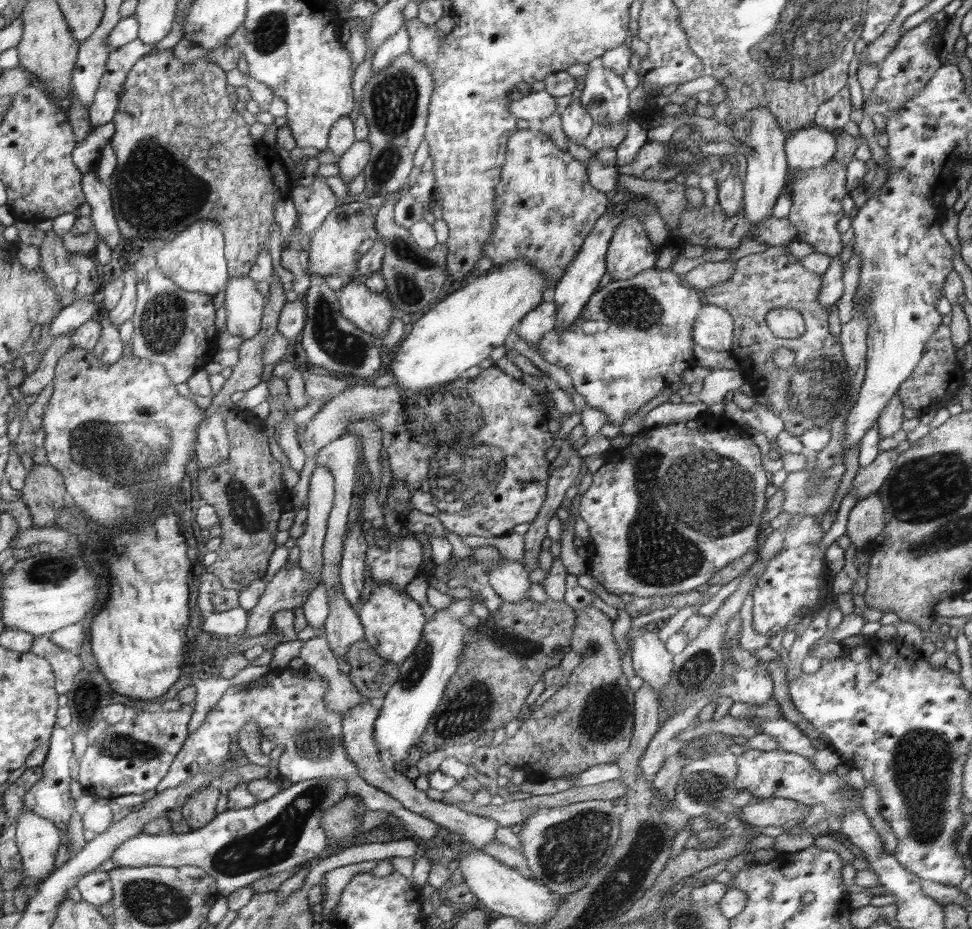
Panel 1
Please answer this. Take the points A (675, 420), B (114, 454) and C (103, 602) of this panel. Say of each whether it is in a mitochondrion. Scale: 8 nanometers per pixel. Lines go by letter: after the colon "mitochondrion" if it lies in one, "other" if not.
A: other
B: mitochondrion
C: other

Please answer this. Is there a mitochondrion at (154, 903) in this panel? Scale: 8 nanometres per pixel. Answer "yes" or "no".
yes

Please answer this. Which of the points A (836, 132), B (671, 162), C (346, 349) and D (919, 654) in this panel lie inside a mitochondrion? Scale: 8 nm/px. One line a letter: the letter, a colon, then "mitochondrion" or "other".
A: other
B: mitochondrion
C: mitochondrion
D: other

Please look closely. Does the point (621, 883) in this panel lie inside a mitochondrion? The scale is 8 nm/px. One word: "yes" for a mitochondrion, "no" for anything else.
yes

